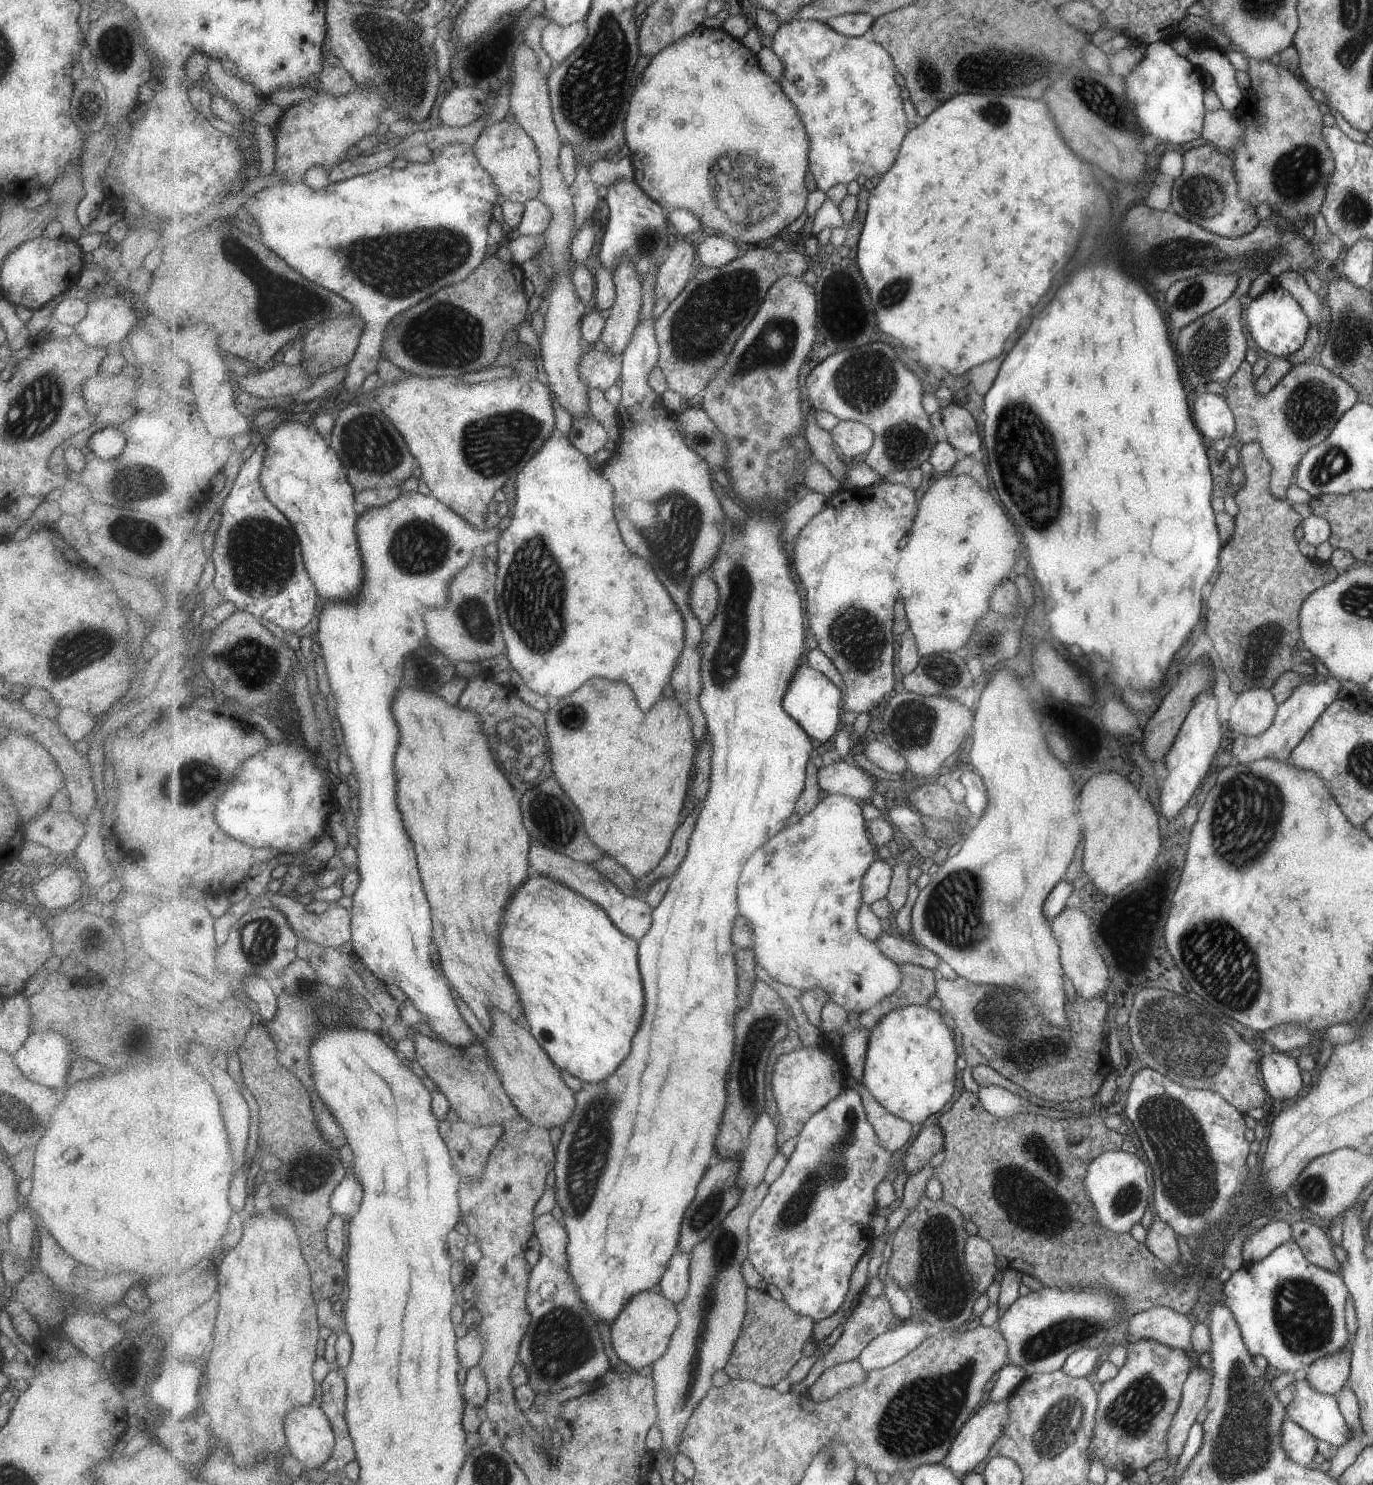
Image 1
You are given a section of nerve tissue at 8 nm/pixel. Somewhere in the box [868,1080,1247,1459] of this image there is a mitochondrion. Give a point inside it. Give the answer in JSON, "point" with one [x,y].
{"point":[1174,1133]}

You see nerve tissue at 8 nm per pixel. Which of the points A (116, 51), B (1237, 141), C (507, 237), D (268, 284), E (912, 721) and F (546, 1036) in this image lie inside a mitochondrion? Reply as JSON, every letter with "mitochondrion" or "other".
{"A":"mitochondrion","B":"other","C":"other","D":"mitochondrion","E":"mitochondrion","F":"other"}

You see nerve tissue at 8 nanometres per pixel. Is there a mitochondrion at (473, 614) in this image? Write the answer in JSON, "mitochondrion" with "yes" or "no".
{"mitochondrion":"yes"}

